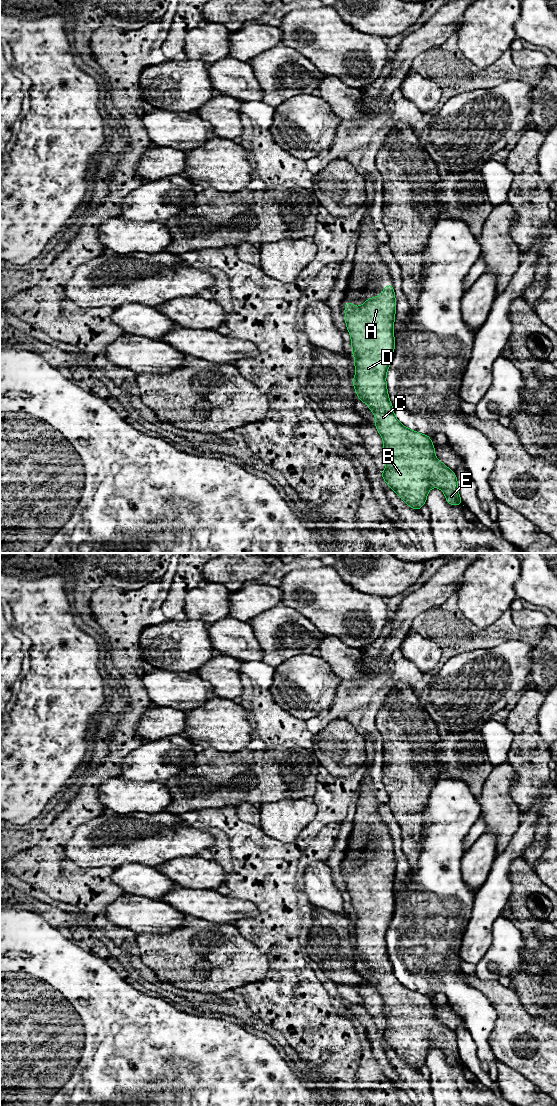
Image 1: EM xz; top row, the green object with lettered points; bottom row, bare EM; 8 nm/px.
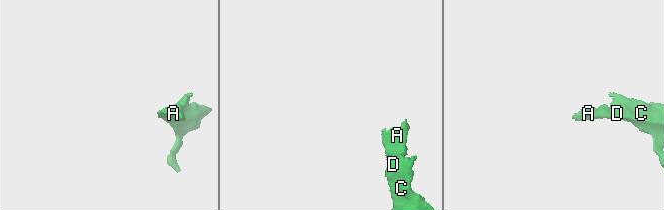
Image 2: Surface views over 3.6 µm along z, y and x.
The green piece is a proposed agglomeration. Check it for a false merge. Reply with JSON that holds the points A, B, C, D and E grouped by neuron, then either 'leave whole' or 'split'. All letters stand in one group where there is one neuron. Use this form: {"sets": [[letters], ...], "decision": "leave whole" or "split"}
{"sets": [["A", "B", "C", "D", "E"]], "decision": "leave whole"}

